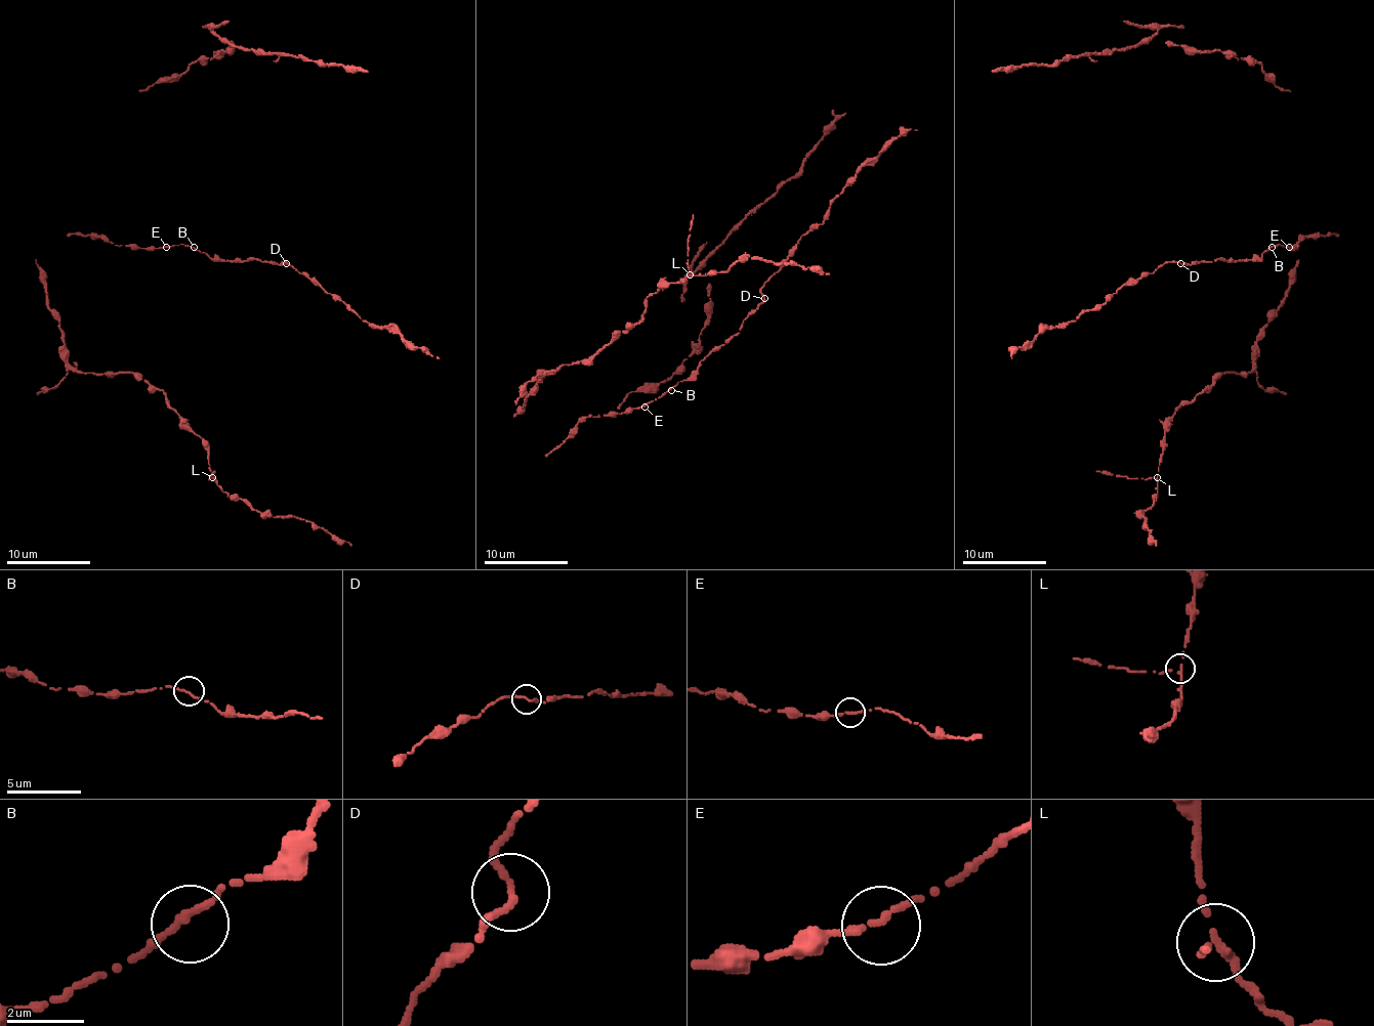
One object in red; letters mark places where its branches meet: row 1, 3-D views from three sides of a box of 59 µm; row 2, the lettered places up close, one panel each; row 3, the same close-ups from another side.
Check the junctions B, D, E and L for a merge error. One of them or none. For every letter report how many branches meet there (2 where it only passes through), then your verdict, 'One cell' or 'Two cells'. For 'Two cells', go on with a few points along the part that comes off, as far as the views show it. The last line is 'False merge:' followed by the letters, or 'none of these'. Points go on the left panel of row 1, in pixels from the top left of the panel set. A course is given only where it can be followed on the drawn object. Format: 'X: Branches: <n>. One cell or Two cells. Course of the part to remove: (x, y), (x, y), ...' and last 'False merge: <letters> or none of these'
B: Branches: 2. One cell
D: Branches: 2. One cell
E: Branches: 2. One cell
L: Branches: 2. One cell
False merge: none of these

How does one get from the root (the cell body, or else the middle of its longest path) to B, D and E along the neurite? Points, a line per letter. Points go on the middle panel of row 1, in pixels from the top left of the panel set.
B: (569, 434), (579, 421), (591, 415), (629, 413), (671, 390)
D: (569, 434), (591, 415), (629, 413), (663, 396), (713, 350), (736, 336), (743, 321), (763, 298)
E: (569, 434), (579, 421), (591, 415), (629, 413), (644, 407)

